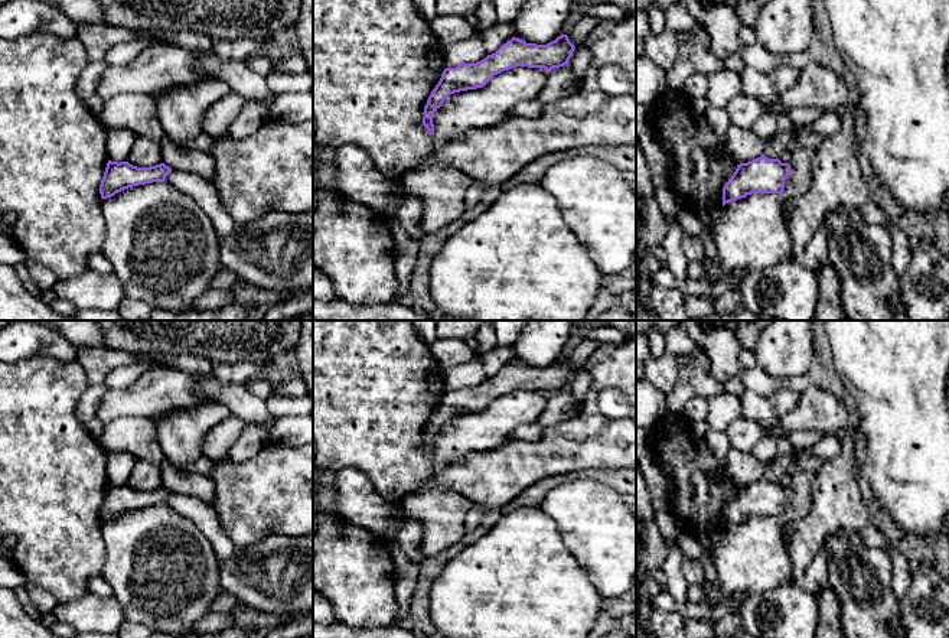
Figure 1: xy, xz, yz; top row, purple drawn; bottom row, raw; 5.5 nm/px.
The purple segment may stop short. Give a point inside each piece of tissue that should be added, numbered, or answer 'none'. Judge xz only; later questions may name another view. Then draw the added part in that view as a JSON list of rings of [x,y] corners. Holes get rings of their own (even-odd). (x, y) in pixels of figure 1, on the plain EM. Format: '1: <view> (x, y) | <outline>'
none

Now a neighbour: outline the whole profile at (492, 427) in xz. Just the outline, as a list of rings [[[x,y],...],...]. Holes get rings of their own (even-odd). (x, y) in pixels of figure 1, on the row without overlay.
[[[516,390],[495,398],[482,411],[450,417],[433,440],[436,466],[443,468],[464,460],[470,453],[509,443],[518,426],[539,419],[547,401],[544,391]]]

